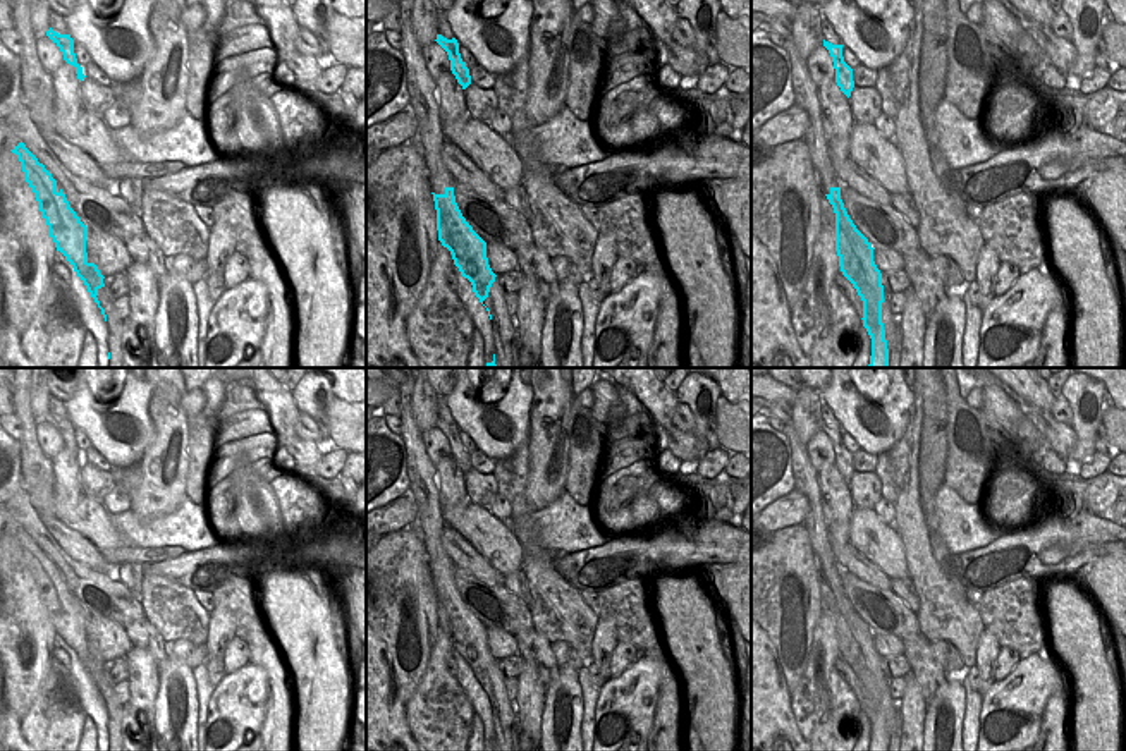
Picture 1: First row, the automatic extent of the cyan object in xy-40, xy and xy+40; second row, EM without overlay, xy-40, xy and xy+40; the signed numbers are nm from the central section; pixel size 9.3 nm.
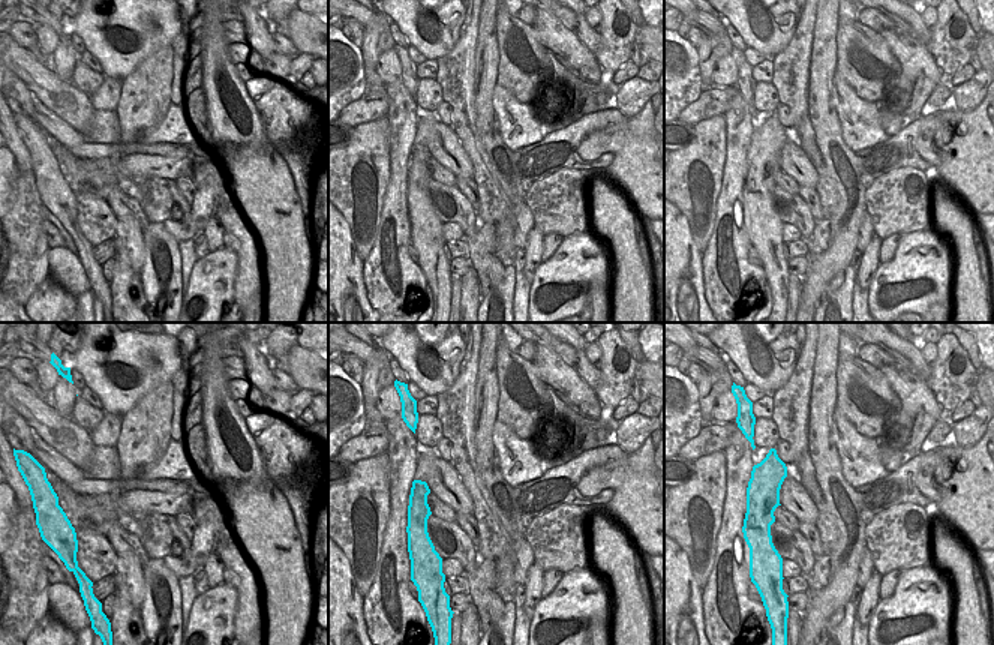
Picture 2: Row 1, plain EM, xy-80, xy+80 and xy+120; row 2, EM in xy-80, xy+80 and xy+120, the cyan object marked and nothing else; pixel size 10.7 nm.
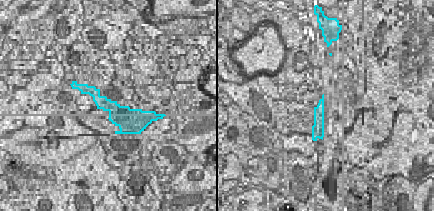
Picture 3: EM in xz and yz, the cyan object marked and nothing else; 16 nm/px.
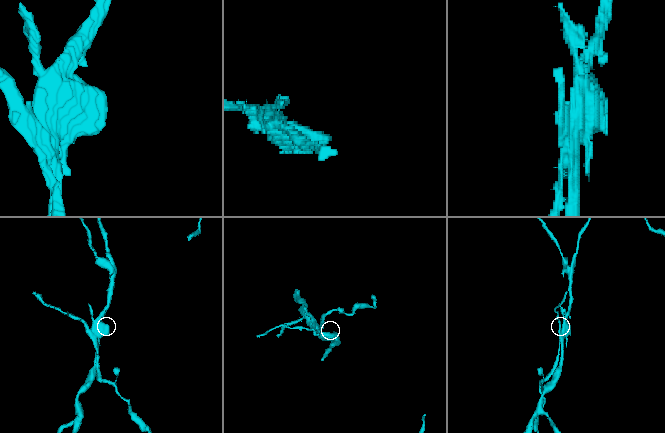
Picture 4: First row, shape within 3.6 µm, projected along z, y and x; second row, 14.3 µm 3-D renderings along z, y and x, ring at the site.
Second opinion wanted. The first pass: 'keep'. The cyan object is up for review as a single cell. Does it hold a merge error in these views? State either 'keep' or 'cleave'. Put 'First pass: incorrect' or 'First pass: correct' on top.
First pass: incorrect
cleave

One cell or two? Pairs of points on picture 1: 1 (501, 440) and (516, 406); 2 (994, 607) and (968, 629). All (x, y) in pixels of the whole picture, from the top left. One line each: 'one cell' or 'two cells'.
1: one cell
2: two cells

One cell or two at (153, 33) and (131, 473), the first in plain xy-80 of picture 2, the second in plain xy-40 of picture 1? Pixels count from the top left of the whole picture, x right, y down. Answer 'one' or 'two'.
two

